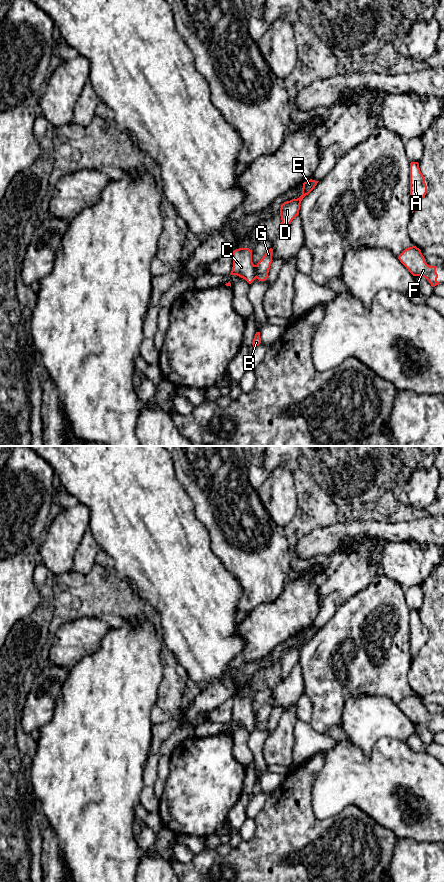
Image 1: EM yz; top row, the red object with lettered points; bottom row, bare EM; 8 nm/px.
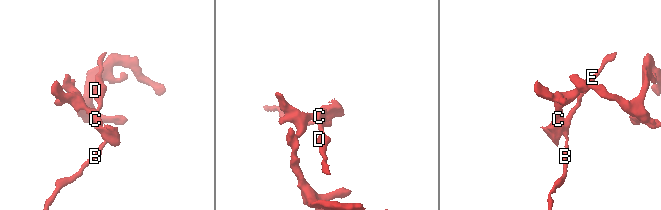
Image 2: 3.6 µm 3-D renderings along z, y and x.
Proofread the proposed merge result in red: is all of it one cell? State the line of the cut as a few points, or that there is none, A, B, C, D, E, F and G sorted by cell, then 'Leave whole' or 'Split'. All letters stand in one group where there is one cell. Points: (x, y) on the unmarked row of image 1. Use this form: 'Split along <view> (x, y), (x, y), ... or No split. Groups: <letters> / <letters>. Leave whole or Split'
Split along yz (254, 713), (256, 725). Groups: A C F / B D E G. Split

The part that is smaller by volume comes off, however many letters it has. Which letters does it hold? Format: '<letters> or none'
A, C, F

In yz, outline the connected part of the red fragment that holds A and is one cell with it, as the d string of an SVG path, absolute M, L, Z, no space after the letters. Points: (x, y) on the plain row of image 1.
M410 611L410 652L412 661L417 657L421 648L427 641L425 626L422 623L419 611Z

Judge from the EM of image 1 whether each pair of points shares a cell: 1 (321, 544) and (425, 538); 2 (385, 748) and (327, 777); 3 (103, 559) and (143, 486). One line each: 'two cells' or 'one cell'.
1: one cell
2: one cell
3: two cells

